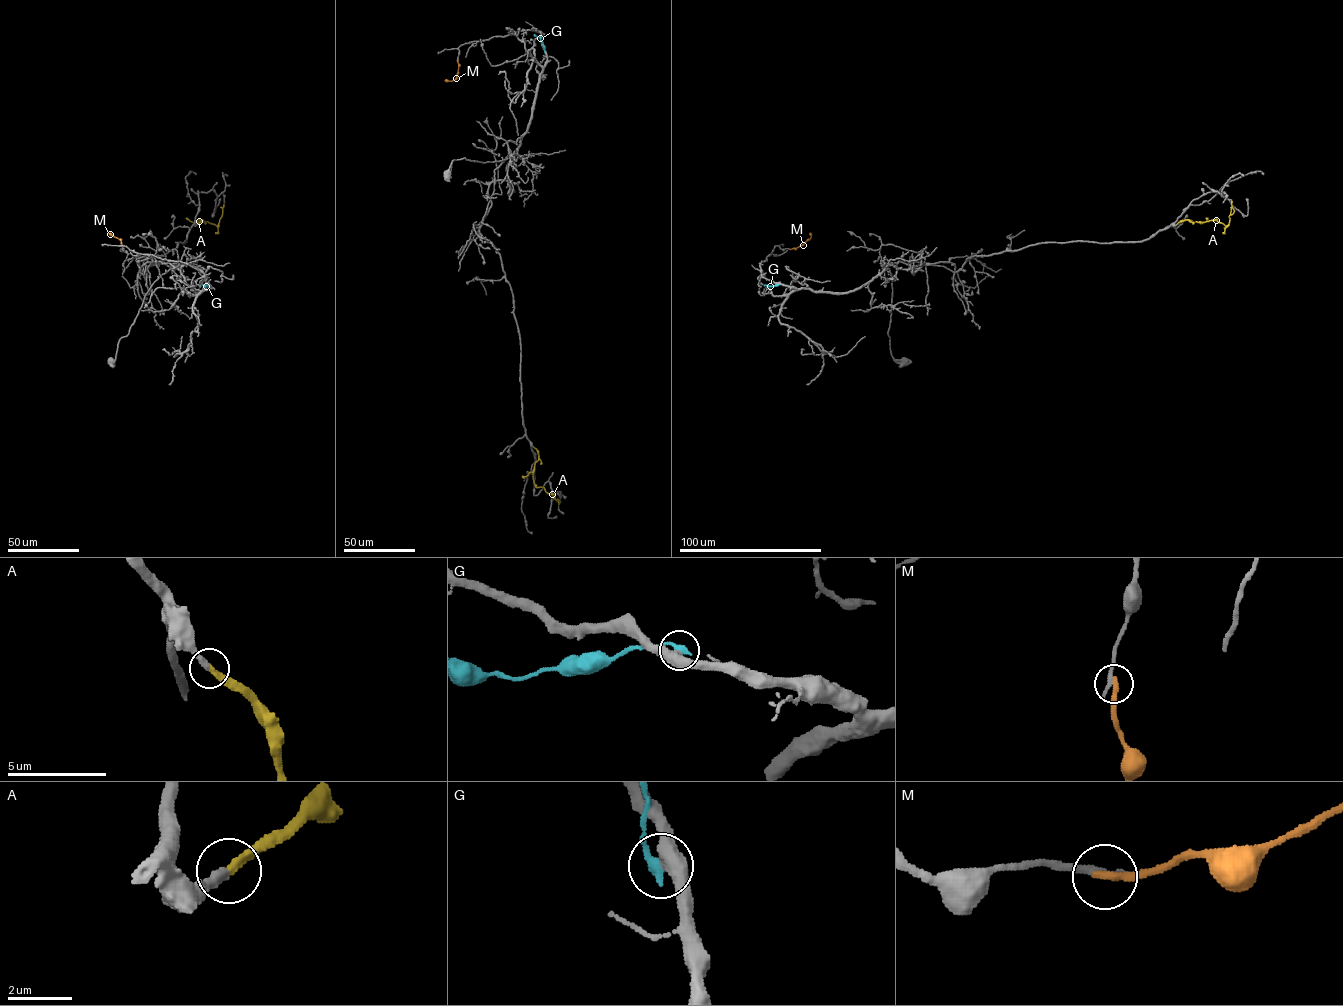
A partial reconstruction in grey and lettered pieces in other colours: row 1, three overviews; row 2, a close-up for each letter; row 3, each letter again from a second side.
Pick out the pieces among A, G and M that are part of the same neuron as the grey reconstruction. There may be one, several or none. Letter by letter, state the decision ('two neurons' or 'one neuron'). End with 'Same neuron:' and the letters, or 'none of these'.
A: one neuron
G: two neurons
M: two neurons
Same neuron: A

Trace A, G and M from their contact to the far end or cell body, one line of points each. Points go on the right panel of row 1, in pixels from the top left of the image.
A: (1177, 224), (1186, 220), (1217, 220), (1227, 225), (1234, 211), (1232, 201)
G: (783, 284), (764, 285)
M: (789, 249), (802, 245), (811, 238), (810, 233)

